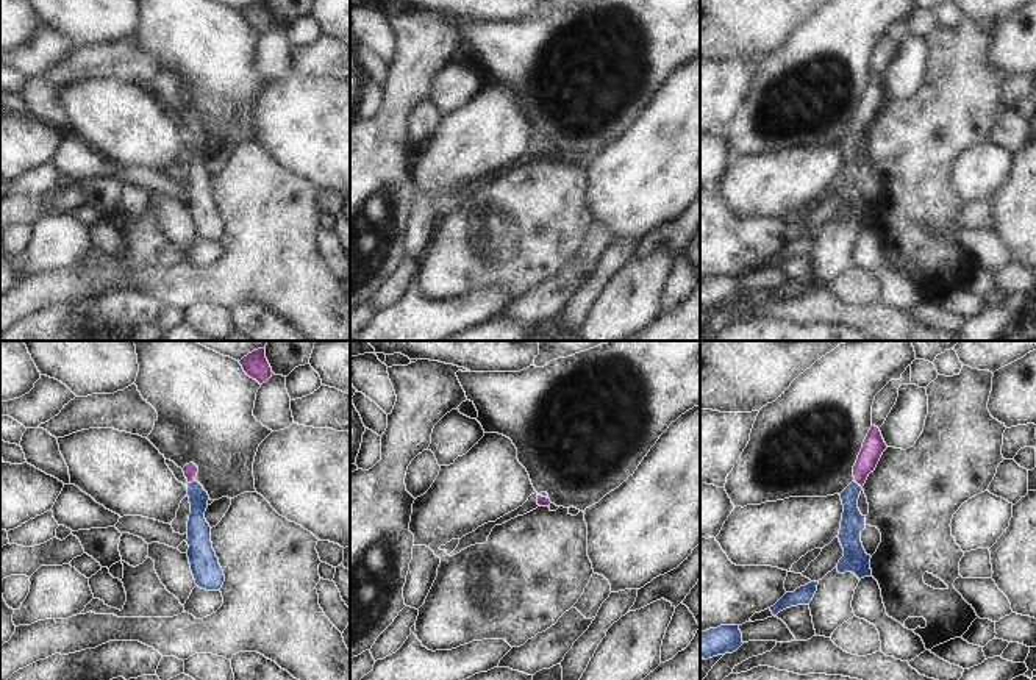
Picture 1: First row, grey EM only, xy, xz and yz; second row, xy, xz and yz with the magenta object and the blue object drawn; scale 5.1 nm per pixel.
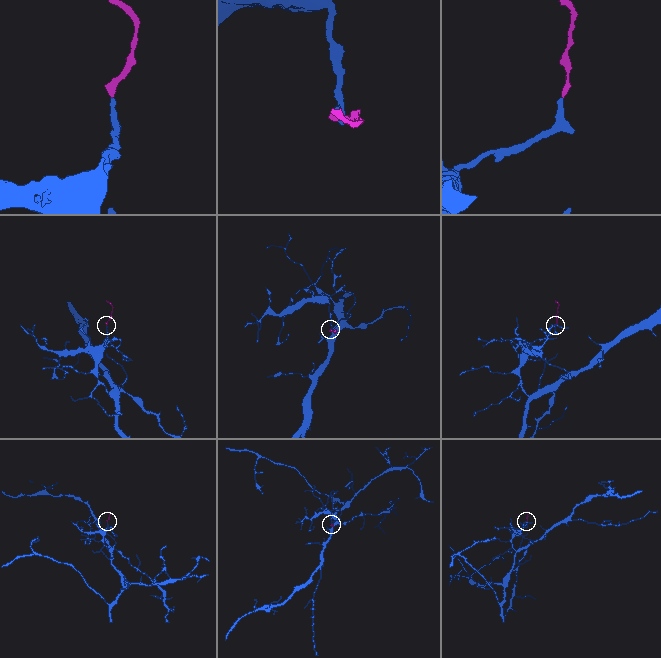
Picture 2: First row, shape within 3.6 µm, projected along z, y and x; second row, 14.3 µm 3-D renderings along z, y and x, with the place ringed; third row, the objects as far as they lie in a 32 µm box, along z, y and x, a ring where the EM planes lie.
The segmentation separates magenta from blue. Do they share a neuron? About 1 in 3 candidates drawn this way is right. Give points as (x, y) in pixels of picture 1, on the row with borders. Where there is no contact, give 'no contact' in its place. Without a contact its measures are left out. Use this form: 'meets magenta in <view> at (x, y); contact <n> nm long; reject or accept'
meets magenta in xy at (191, 482); contact 40 nm long; accept

